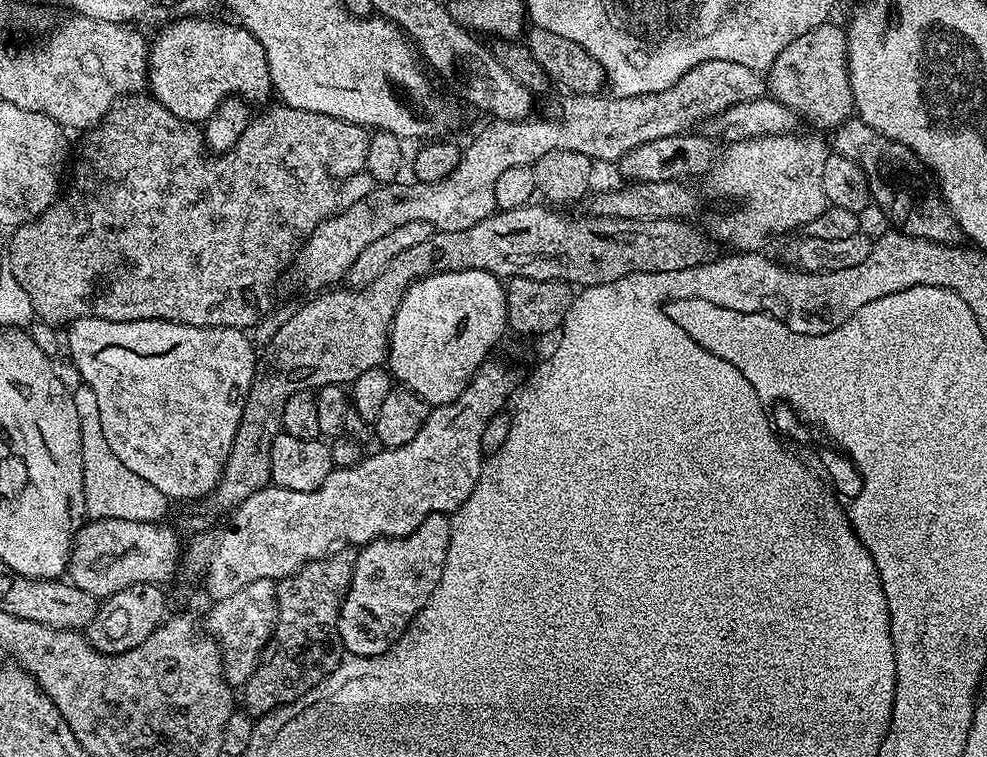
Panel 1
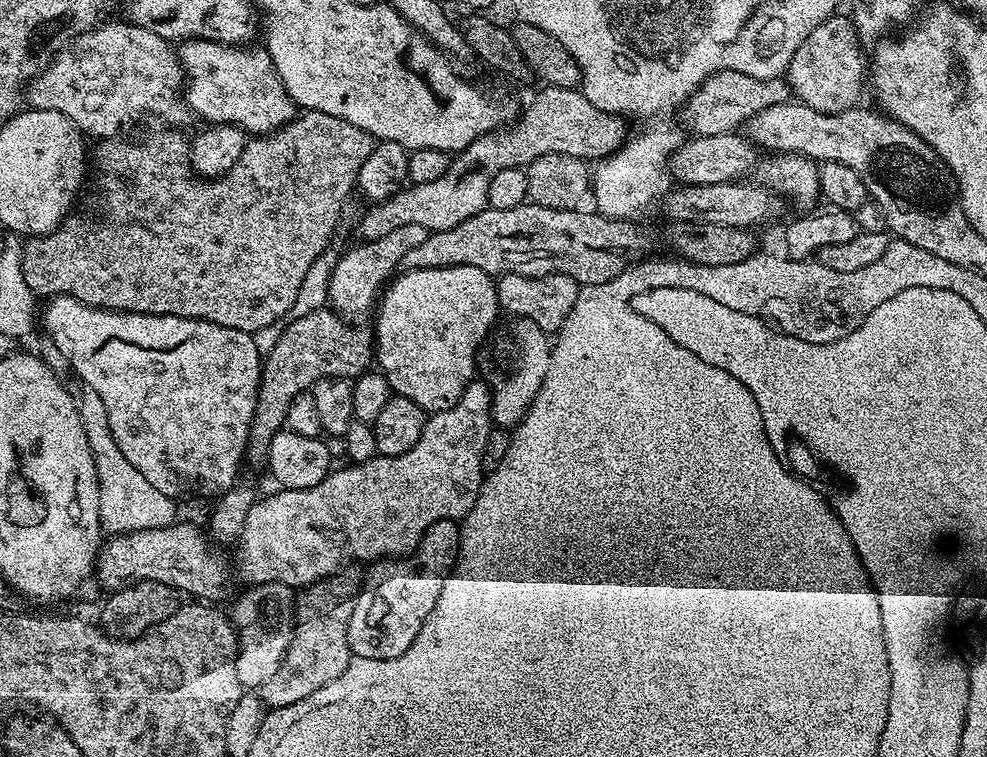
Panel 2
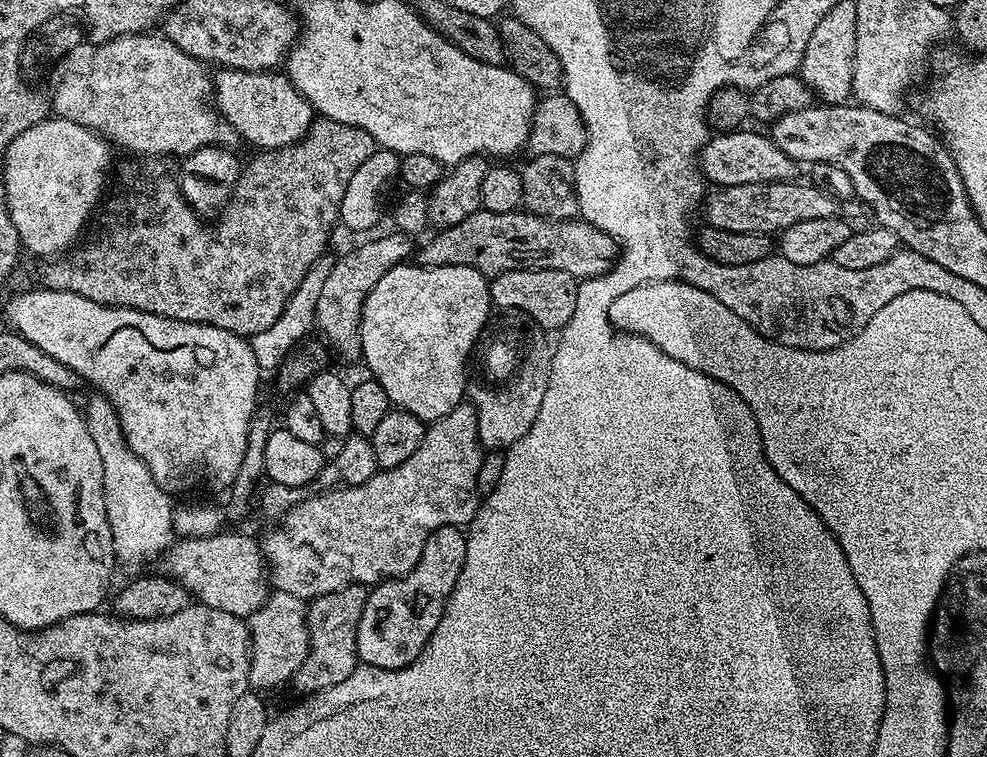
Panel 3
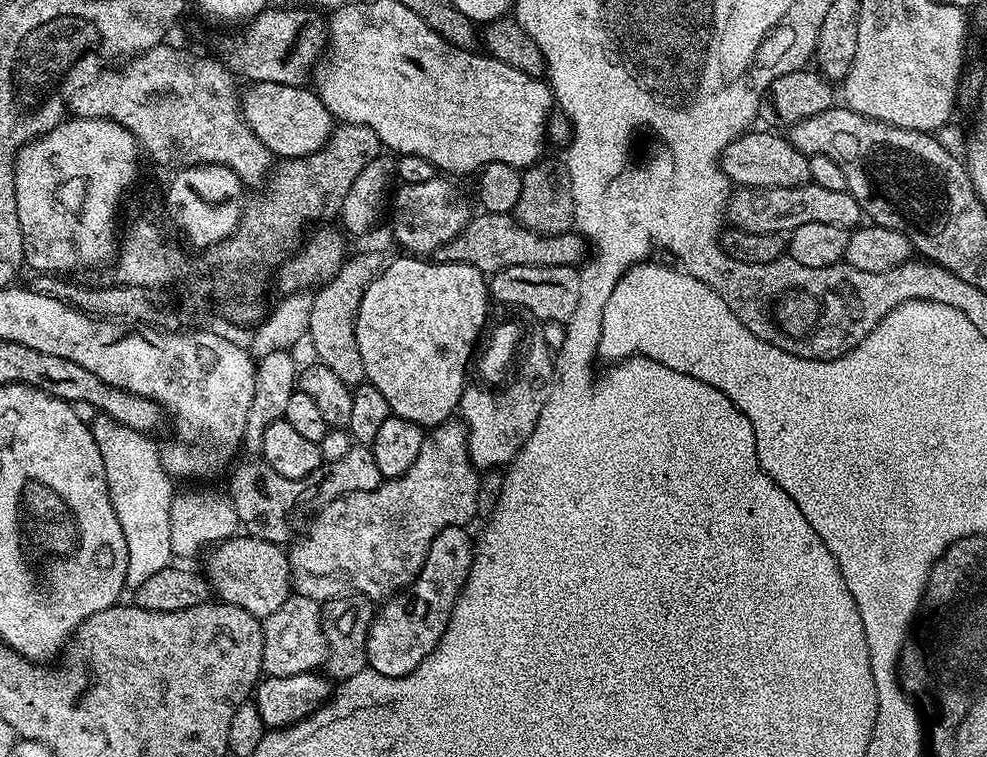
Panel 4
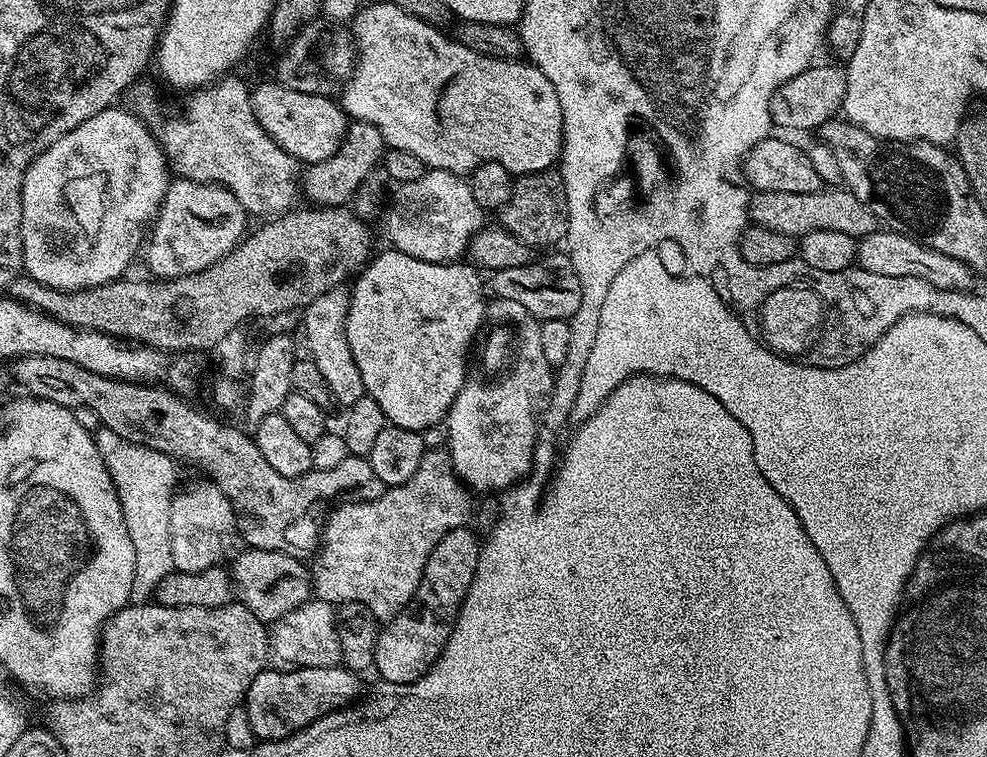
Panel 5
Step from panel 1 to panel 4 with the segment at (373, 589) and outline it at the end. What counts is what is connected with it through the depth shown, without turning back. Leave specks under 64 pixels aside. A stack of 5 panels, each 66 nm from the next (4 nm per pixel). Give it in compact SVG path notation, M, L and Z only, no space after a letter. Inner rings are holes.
M464 526L442 530L442 534L430 542L426 562L416 580L377 609L366 642L371 671L386 677L406 677L435 650L448 628L466 578L472 574L474 536L468 531Z

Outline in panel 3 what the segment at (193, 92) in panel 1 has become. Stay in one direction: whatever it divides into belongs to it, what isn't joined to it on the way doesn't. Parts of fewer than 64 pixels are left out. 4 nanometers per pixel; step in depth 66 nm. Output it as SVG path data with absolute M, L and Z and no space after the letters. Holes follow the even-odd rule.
M220 68L212 76L214 107L241 141L249 140L253 149L267 150L297 144L310 130L314 119L312 103L279 71L239 72Z

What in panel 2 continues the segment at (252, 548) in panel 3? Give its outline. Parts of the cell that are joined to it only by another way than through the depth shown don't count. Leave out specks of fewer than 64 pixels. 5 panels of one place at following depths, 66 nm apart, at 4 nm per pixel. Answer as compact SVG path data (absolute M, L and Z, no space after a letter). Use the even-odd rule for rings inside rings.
M183 522L158 530L116 534L103 541L96 558L94 580L107 590L125 588L143 580L162 582L185 597L200 602L220 602L216 600L222 599L228 588L230 568L215 551L217 549L201 529L199 532L194 525Z

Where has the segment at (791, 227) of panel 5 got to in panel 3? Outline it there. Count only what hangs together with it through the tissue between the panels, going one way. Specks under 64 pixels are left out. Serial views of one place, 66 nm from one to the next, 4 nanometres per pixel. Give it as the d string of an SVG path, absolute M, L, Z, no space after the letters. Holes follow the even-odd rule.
M789 182L787 184L747 184L746 186L726 186L725 188L717 187L716 192L707 197L702 204L702 216L706 219L707 227L717 228L718 230L734 230L735 232L758 232L761 234L779 234L785 232L790 226L795 226L797 222L807 222L809 218L830 218L831 216L837 215L838 212L838 202L830 194L826 194L822 190L818 190L816 185L811 182L805 182L805 184L800 184L801 182Z

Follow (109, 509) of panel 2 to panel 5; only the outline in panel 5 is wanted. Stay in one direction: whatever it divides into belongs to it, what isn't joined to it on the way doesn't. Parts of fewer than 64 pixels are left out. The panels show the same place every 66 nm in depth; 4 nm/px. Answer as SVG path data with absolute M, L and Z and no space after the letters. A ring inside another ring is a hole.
M103 426L97 429L94 435L98 454L102 454L102 462L114 482L118 502L122 502L122 518L126 518L126 530L130 530L130 542L134 542L134 586L130 586L130 601L146 604L155 597L162 578L174 571L170 548L170 504L178 489L178 464L158 450L150 450L114 434L114 430Z

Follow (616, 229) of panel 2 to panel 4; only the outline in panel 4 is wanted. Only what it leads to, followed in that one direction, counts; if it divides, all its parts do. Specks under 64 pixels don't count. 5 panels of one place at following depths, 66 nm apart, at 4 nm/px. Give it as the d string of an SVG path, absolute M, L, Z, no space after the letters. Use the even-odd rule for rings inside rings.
M481 211L479 215L473 215L456 237L435 251L439 263L469 264L482 273L491 274L510 266L576 266L585 259L585 237L575 231L543 236L522 226L509 214Z

